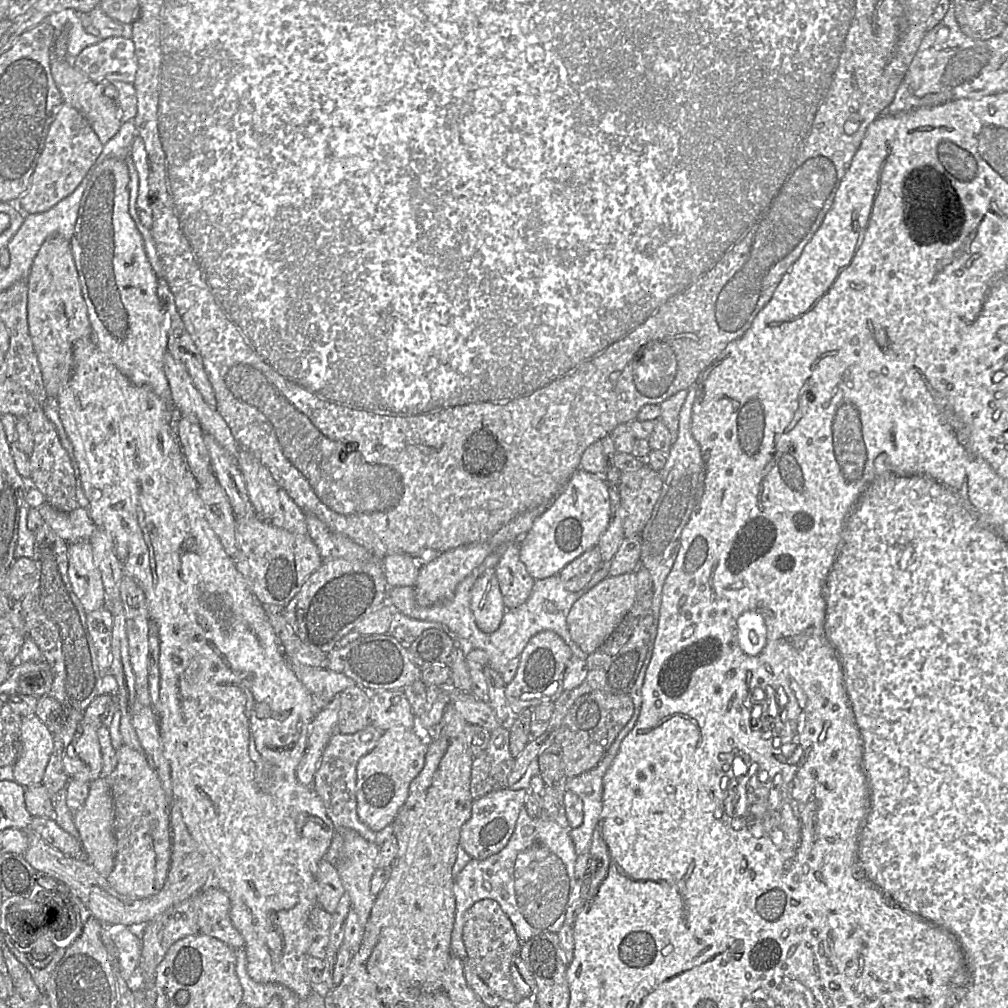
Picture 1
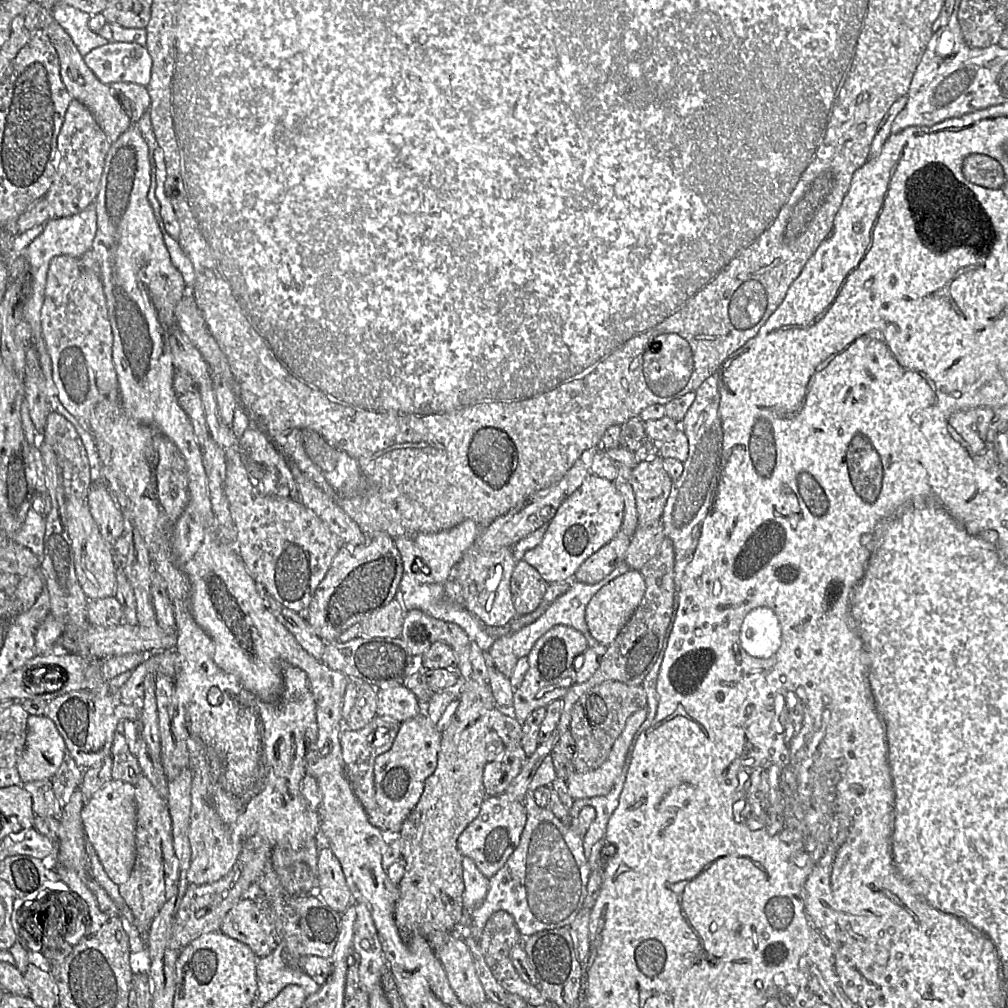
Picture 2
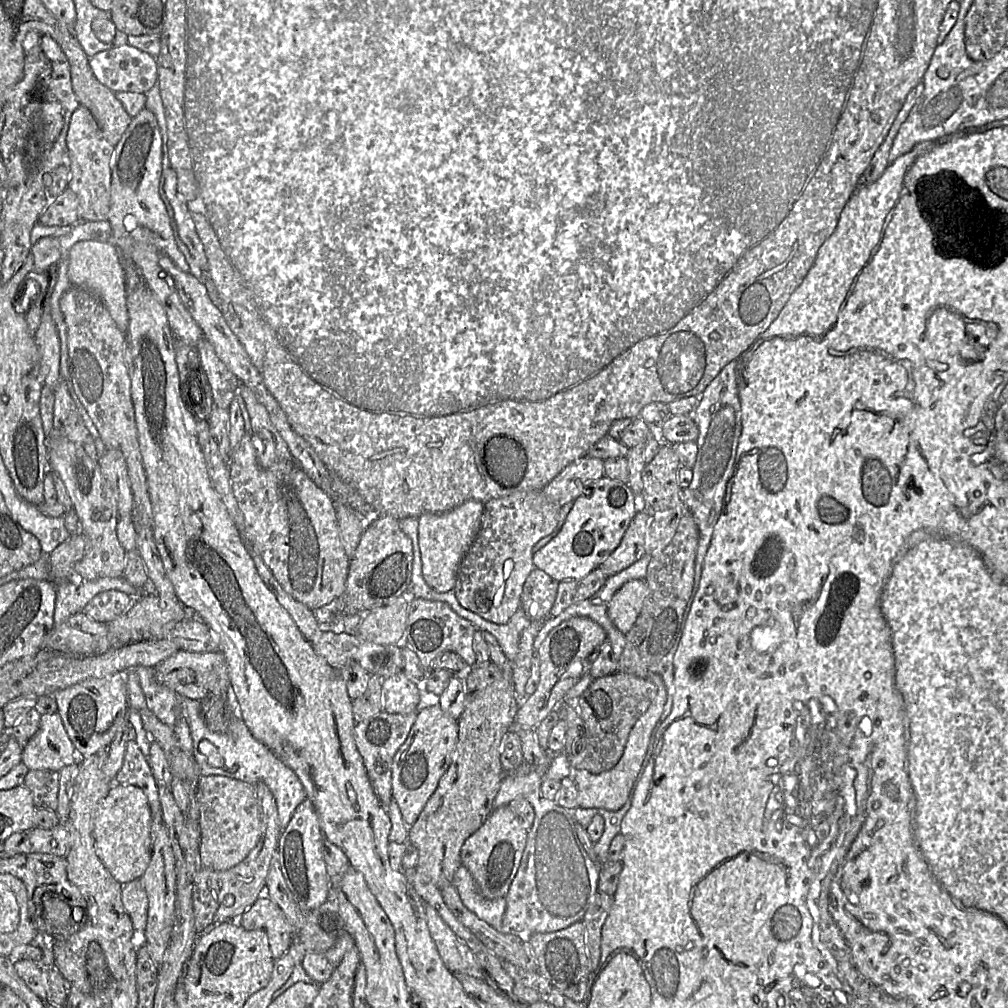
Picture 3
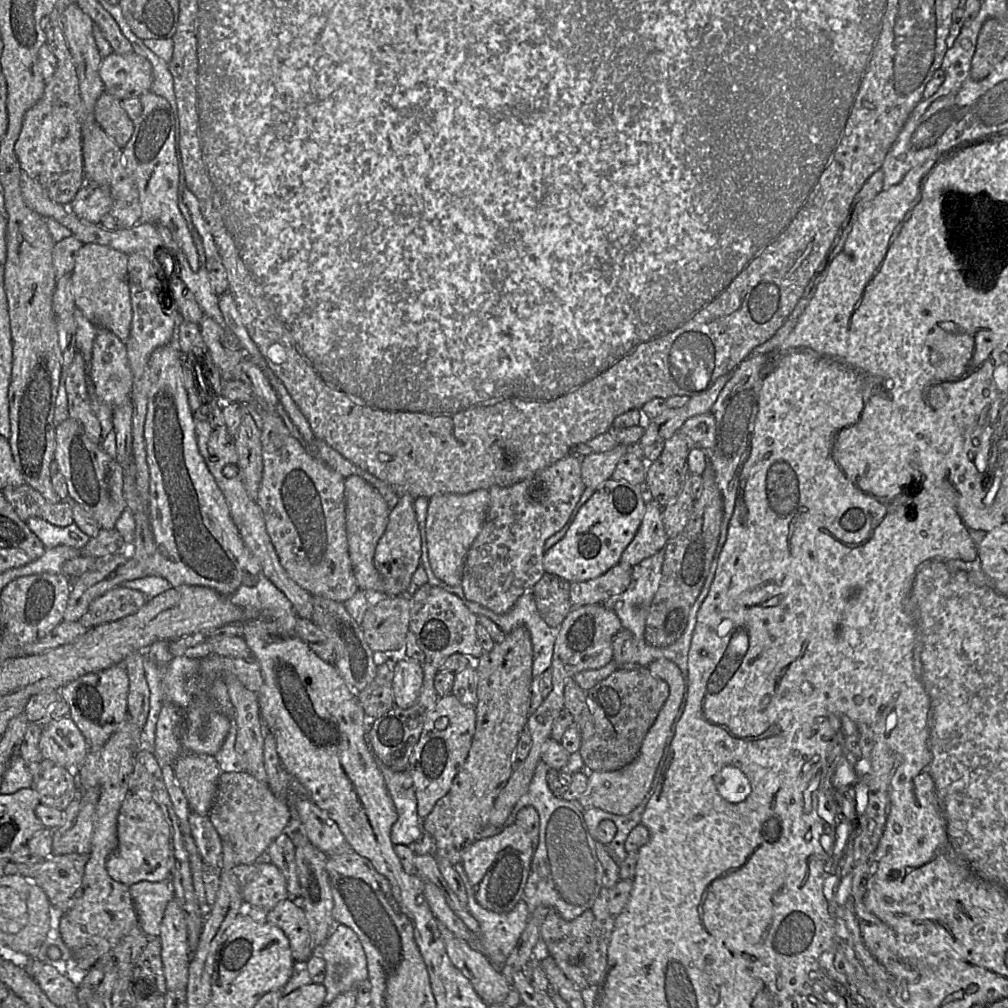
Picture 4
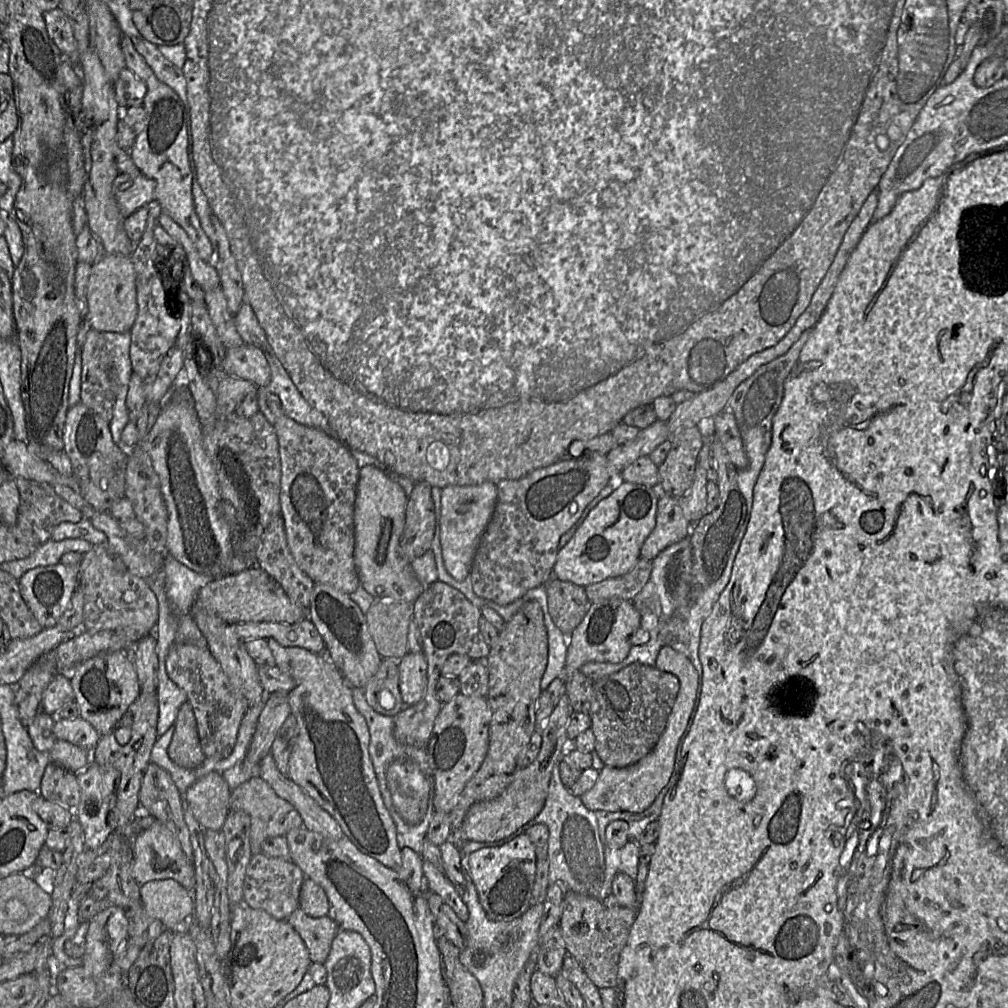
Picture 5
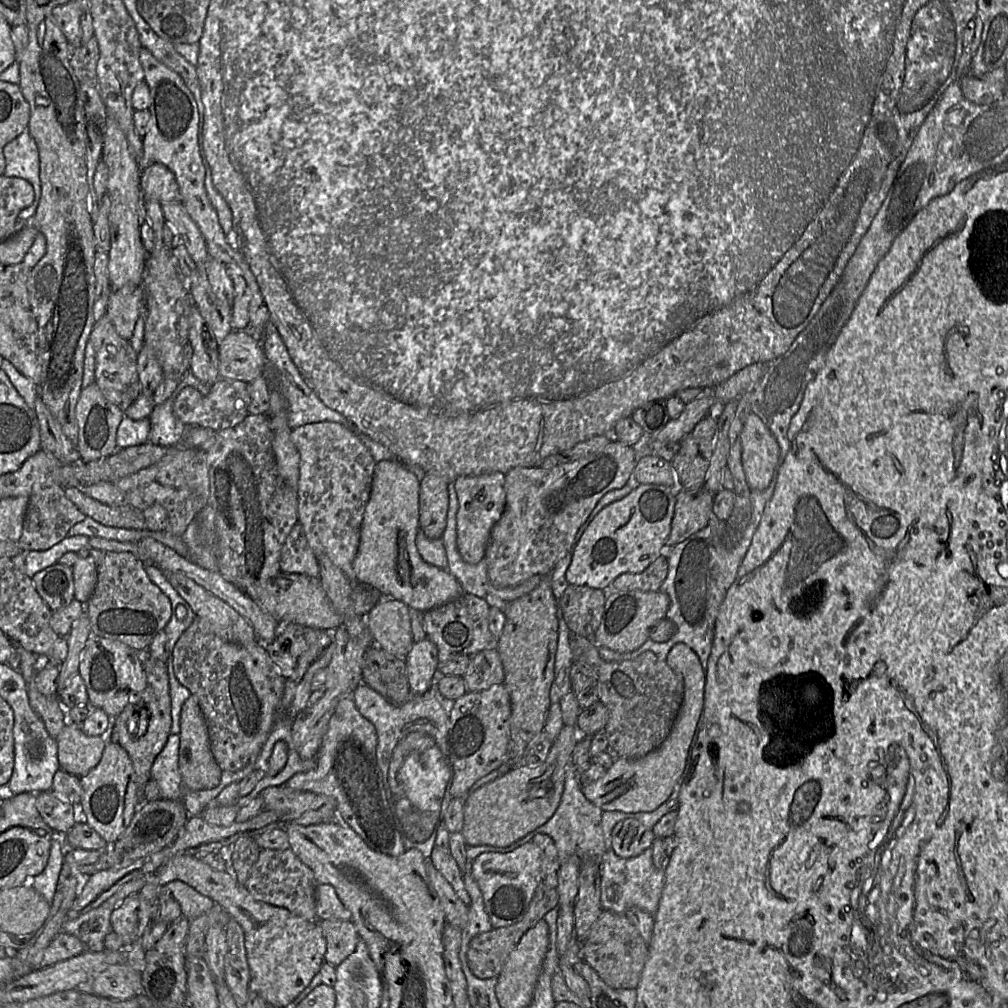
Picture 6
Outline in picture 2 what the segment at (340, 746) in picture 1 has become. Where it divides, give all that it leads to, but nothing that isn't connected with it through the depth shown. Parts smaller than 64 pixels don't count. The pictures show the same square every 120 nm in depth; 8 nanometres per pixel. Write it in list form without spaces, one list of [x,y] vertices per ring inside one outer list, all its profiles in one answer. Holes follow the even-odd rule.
[[[376,716],[365,727],[359,730],[342,729],[339,735],[346,777],[370,822],[382,831],[386,831],[386,824],[385,817],[375,800],[374,763],[377,756],[392,747],[401,723],[391,717]]]

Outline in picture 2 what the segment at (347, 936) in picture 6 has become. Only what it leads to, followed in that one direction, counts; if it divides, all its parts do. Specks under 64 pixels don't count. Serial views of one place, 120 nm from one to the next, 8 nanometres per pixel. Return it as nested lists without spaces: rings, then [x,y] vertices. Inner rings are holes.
[[[242,898],[239,900],[225,915],[219,931],[223,934],[238,940],[247,946],[258,957],[266,957],[277,948],[277,933],[266,932],[259,923],[260,904],[250,898]]]

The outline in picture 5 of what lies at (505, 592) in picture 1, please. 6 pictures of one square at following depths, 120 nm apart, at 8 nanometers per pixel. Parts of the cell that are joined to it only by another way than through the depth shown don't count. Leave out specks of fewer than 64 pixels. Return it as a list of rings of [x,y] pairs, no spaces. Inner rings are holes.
[[[558,578],[545,584],[548,612],[553,623],[569,635],[583,620],[592,603],[585,587]]]

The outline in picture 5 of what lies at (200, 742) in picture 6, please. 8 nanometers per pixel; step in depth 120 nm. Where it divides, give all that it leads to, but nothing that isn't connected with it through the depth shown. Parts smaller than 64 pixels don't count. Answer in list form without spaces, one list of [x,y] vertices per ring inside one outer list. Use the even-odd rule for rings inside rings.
[[[188,701],[181,705],[177,714],[168,753],[174,763],[186,769],[200,767],[207,758],[201,748],[196,718]]]

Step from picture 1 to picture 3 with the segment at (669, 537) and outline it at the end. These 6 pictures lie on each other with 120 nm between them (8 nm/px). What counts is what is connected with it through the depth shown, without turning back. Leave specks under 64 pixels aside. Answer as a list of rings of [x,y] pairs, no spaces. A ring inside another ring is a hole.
[[[738,359],[732,360],[722,368],[703,391],[697,406],[692,411],[692,418],[699,429],[696,440],[698,453],[692,467],[692,481],[687,488],[681,488],[680,499],[686,506],[687,511],[694,517],[699,531],[693,597],[699,586],[703,561],[711,542],[714,526],[721,513],[726,483],[733,472],[737,446],[742,431],[741,403],[736,379],[737,361]]]

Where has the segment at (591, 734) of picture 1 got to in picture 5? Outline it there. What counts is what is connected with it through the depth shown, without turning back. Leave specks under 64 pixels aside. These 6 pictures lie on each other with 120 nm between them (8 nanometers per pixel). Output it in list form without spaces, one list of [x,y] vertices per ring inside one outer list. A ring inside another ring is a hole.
[[[639,663],[594,681],[594,700],[589,714],[595,735],[594,753],[604,765],[625,768],[653,750],[665,730],[679,688],[675,675]]]

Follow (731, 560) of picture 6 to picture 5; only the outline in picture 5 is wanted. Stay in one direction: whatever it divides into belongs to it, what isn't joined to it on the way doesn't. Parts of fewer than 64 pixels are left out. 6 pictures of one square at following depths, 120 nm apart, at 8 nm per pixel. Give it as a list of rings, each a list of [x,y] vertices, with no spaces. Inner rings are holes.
[[[687,537],[660,552],[651,561],[652,570],[648,582],[631,600],[634,607],[640,613],[641,629],[650,634],[649,641],[643,645],[632,646],[628,656],[620,663],[588,662],[580,668],[580,671],[595,681],[616,673],[634,663],[654,667],[660,650],[663,647],[669,646],[677,652],[684,654],[691,661],[698,672],[700,683],[702,674],[702,665],[699,659],[701,626],[704,620],[710,615],[714,604],[727,586],[735,559],[736,555],[731,563],[728,562],[723,573],[716,581],[711,581],[703,590],[699,587],[699,598],[695,603],[682,604],[691,588],[691,572],[693,567],[691,542]]]

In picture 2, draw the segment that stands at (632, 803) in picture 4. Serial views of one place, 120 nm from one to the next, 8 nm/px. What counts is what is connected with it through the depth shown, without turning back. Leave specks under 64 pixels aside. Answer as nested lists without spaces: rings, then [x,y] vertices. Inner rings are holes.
[[[646,707],[629,717],[622,733],[614,742],[608,758],[601,766],[584,773],[574,770],[566,780],[573,800],[605,796],[611,791],[616,780],[623,773],[633,740],[647,716]]]

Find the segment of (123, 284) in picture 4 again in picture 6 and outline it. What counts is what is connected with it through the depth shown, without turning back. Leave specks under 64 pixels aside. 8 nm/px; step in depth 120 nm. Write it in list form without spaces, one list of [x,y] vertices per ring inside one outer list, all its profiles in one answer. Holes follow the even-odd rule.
[[[143,286],[137,287],[127,295],[111,293],[106,315],[121,338],[131,339],[137,320],[143,315],[143,299]]]

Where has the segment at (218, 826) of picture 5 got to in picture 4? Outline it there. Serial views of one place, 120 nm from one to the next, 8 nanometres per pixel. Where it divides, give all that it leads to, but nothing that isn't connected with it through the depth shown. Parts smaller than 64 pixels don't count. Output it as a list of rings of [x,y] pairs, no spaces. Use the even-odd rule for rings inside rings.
[[[183,754],[172,765],[192,812],[207,816],[222,771],[213,756]]]

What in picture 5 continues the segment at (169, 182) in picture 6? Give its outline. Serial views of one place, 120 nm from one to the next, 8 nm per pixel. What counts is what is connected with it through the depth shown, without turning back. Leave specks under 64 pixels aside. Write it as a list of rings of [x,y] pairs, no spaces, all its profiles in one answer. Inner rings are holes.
[[[119,174],[113,182],[113,196],[122,213],[128,216],[155,202],[156,181],[144,174]]]

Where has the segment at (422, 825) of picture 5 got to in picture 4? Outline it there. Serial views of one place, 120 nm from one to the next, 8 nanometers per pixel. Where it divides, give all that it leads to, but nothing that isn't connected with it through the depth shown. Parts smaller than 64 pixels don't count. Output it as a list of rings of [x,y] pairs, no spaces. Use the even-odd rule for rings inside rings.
[[[380,766],[386,789],[396,809],[397,820],[392,826],[391,841],[394,845],[410,845],[421,834],[421,818],[417,813],[417,800],[412,778],[406,771],[394,771]]]

